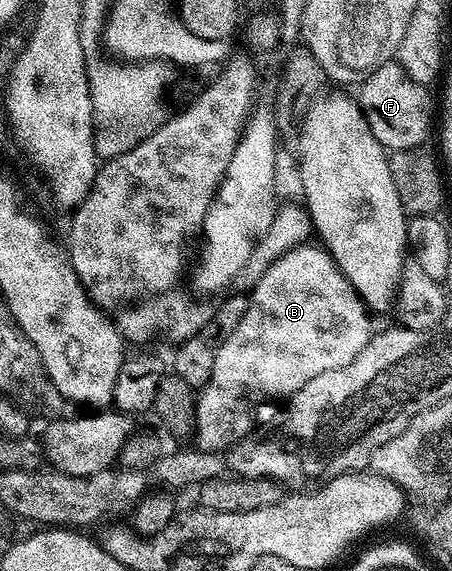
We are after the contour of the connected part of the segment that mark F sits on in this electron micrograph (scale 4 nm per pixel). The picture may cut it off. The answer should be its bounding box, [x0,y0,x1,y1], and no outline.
[359,60,435,151]

